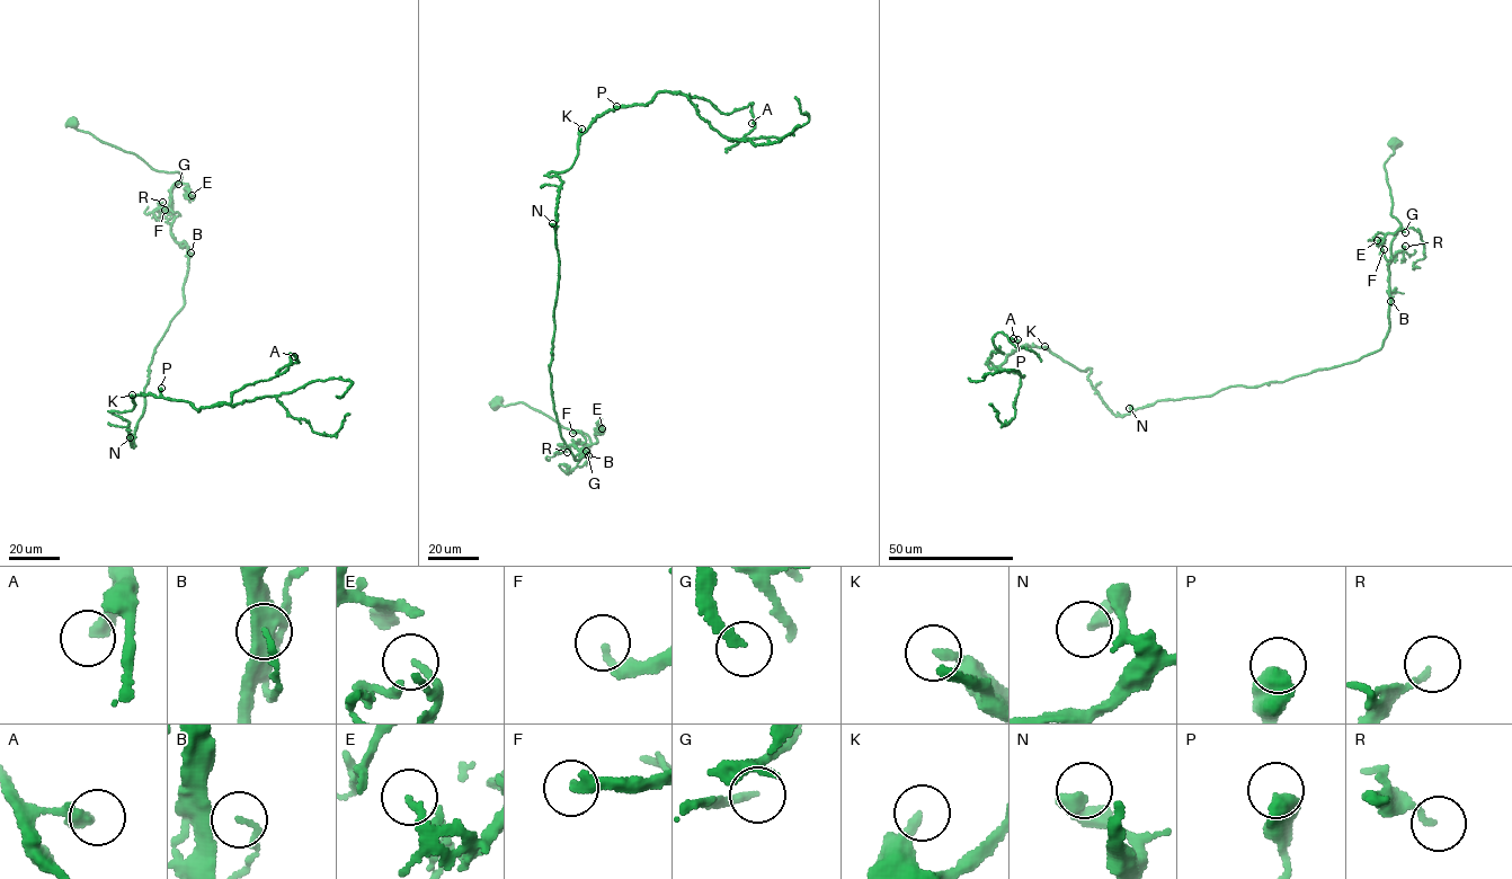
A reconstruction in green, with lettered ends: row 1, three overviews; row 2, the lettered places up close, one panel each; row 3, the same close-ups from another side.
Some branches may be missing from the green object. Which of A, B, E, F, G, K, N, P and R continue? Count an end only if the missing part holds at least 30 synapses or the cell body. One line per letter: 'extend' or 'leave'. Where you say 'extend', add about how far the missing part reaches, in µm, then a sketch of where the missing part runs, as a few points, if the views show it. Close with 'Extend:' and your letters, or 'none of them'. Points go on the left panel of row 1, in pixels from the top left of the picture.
A: leave
B: leave
E: leave
F: leave
G: extend | 35 µm | (178, 184), (193, 185), (204, 214), (207, 207)
K: leave
N: leave
P: leave
R: leave
Extend: G

